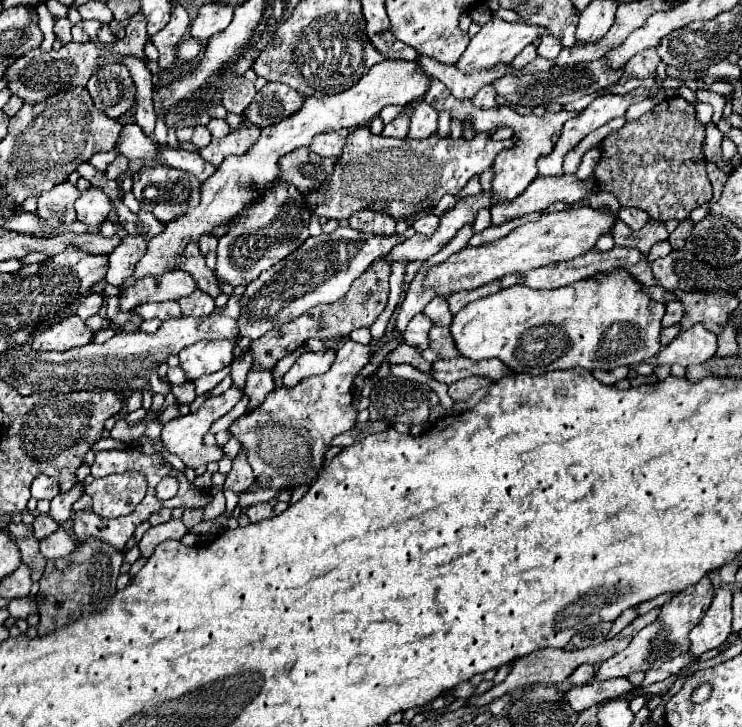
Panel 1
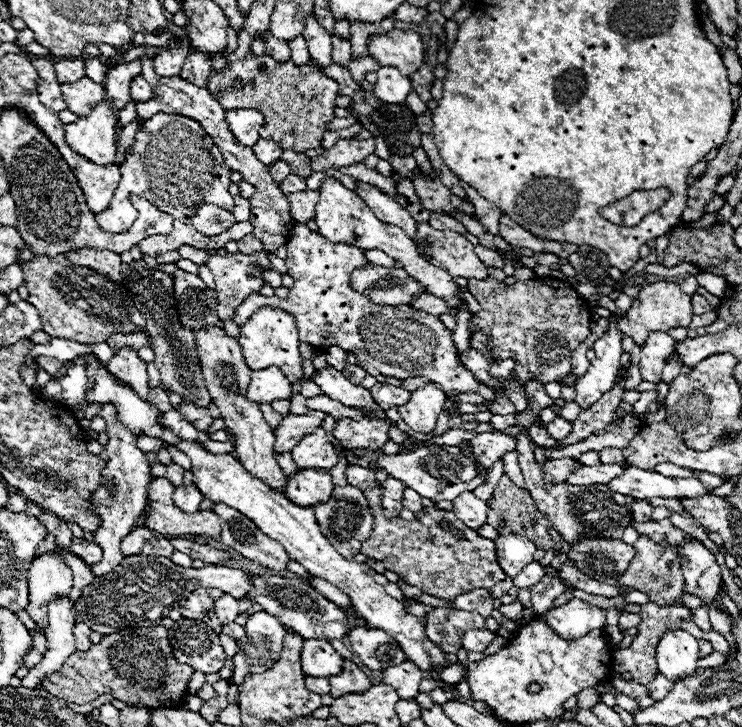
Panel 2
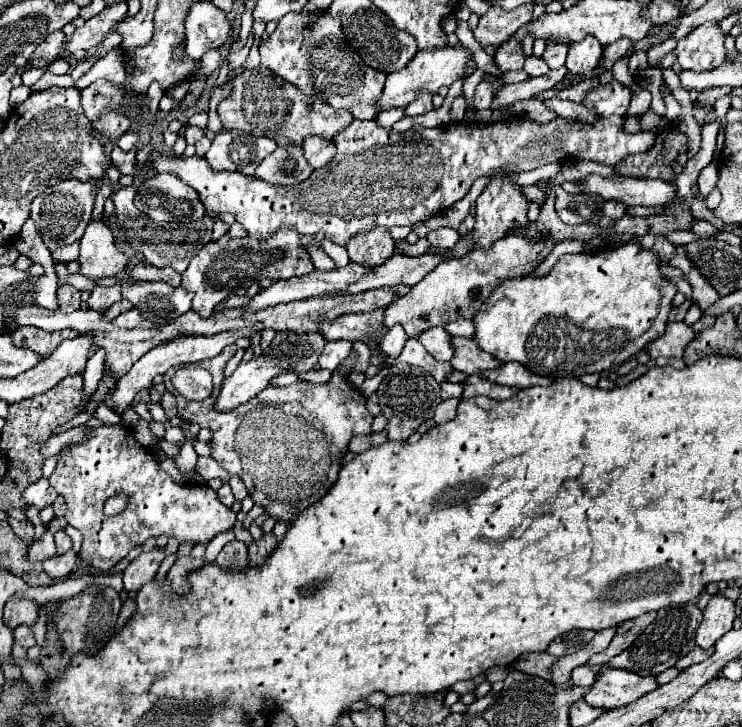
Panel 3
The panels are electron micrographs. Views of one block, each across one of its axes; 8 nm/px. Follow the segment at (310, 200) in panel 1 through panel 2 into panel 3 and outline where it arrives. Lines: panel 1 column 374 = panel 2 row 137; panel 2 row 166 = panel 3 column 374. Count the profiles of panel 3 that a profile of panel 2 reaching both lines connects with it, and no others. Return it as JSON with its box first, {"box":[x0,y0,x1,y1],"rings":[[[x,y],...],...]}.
{"box":[154,80,656,246],"rings":[[[612,80],[606,86],[596,86],[586,92],[582,100],[586,108],[590,108],[598,120],[594,124],[586,122],[566,122],[556,118],[548,124],[538,124],[534,120],[500,120],[492,124],[446,124],[442,128],[424,128],[424,130],[408,130],[394,132],[392,128],[382,128],[376,120],[352,120],[350,126],[334,134],[332,142],[336,144],[336,156],[320,170],[314,170],[306,182],[298,186],[272,186],[256,176],[244,176],[238,172],[214,172],[204,158],[166,158],[154,152],[154,170],[156,172],[172,172],[182,182],[190,184],[204,204],[206,212],[212,216],[232,212],[236,220],[248,230],[248,234],[262,242],[262,238],[270,238],[278,228],[296,228],[298,234],[316,234],[324,232],[328,240],[338,246],[346,246],[346,242],[358,232],[368,232],[374,226],[412,226],[416,222],[424,222],[438,212],[448,210],[452,204],[462,200],[472,182],[480,176],[494,176],[500,172],[530,172],[538,166],[550,162],[562,162],[566,158],[582,158],[594,160],[606,166],[616,166],[622,158],[630,154],[642,154],[648,151],[655,142],[656,131],[643,131],[638,134],[624,132],[624,118],[630,106],[630,86],[624,86]]]}

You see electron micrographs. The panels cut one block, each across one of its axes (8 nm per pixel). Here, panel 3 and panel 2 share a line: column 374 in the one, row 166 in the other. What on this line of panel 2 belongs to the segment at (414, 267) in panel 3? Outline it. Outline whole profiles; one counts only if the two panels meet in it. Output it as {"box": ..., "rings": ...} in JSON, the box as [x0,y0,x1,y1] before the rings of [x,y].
{"box":[268,160,290,182],"rings":[[[278,160],[278,162],[270,164],[268,168],[270,168],[270,174],[274,176],[274,180],[276,180],[276,182],[282,182],[282,180],[290,174],[290,166],[288,166],[284,160]]]}

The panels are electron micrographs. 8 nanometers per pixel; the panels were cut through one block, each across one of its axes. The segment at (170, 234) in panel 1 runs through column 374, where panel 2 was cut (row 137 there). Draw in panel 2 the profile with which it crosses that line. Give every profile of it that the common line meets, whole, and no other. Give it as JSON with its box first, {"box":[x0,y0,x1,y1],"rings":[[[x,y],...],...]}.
{"box":[66,100,118,164],"rings":[[[106,100],[98,104],[88,116],[66,124],[68,146],[94,164],[112,164],[116,154],[118,118]]]}

